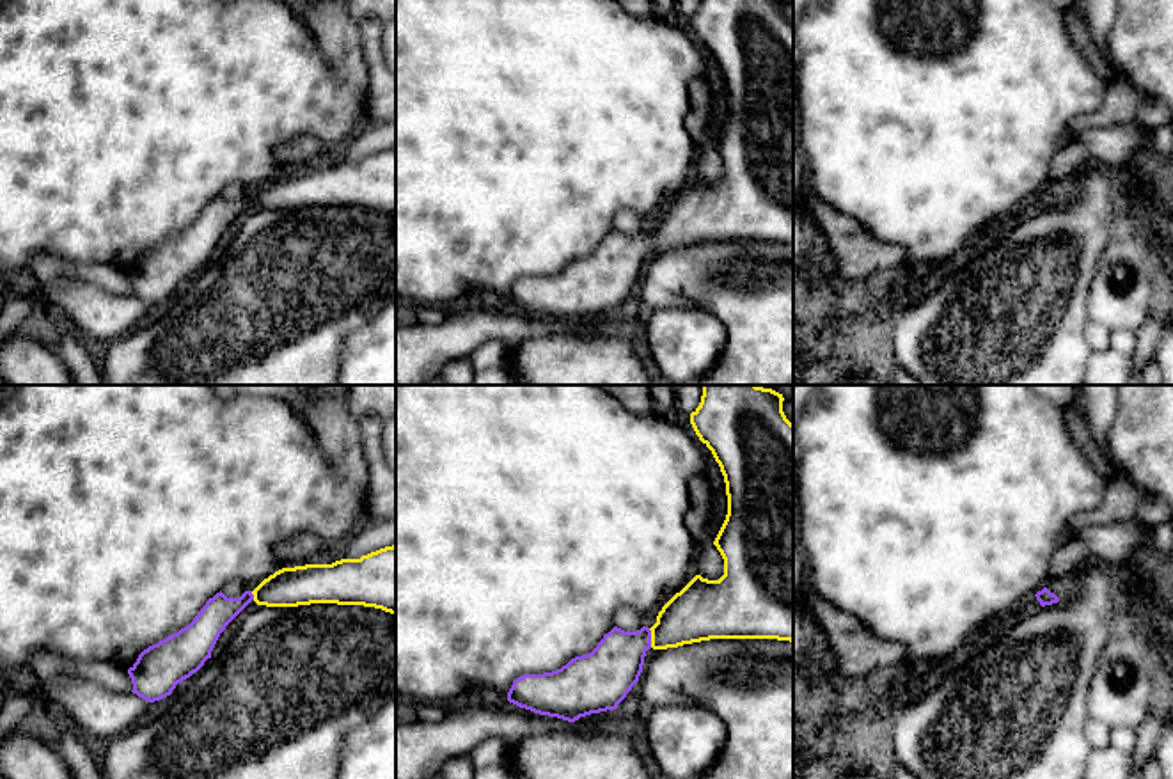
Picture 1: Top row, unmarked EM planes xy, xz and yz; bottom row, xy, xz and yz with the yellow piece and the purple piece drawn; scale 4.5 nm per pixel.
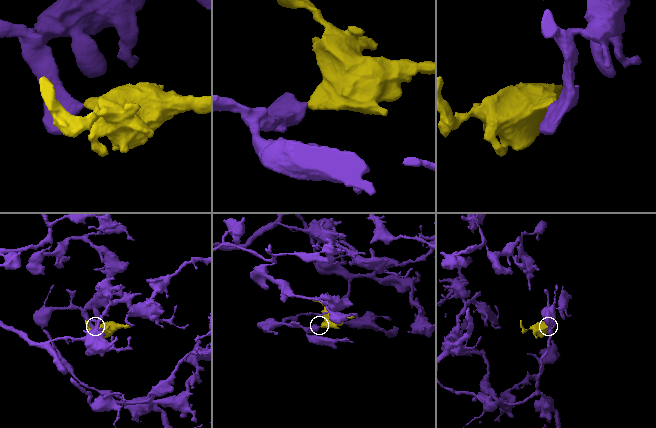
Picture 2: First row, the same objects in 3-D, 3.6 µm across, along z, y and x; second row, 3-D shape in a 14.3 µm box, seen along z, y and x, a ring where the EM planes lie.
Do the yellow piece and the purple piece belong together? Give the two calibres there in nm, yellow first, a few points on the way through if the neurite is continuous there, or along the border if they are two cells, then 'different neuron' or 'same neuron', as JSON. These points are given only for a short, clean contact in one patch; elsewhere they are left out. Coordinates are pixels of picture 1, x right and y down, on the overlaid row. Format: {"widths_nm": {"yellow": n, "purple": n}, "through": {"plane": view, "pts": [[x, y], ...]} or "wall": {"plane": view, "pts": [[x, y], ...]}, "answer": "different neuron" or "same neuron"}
{"widths_nm": {"yellow": 260, "purple": 240}, "through": {"plane": "xz", "pts": [[700, 611], [652, 637], [639, 641], [613, 668]]}, "answer": "same neuron"}

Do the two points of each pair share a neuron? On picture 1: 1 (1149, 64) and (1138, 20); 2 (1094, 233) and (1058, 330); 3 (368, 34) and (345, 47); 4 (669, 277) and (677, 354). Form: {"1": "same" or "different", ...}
{"1": "same", "2": "same", "3": "different", "4": "different"}

